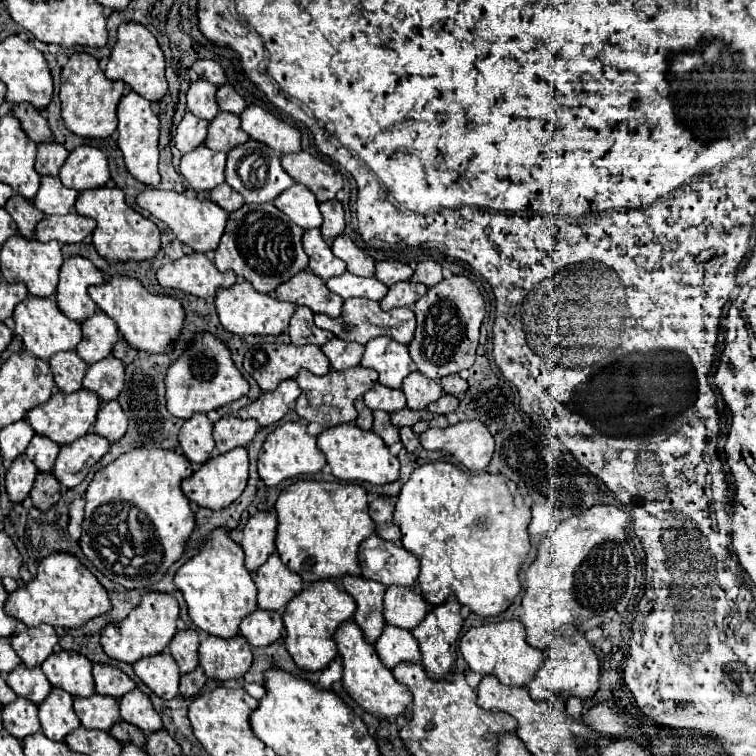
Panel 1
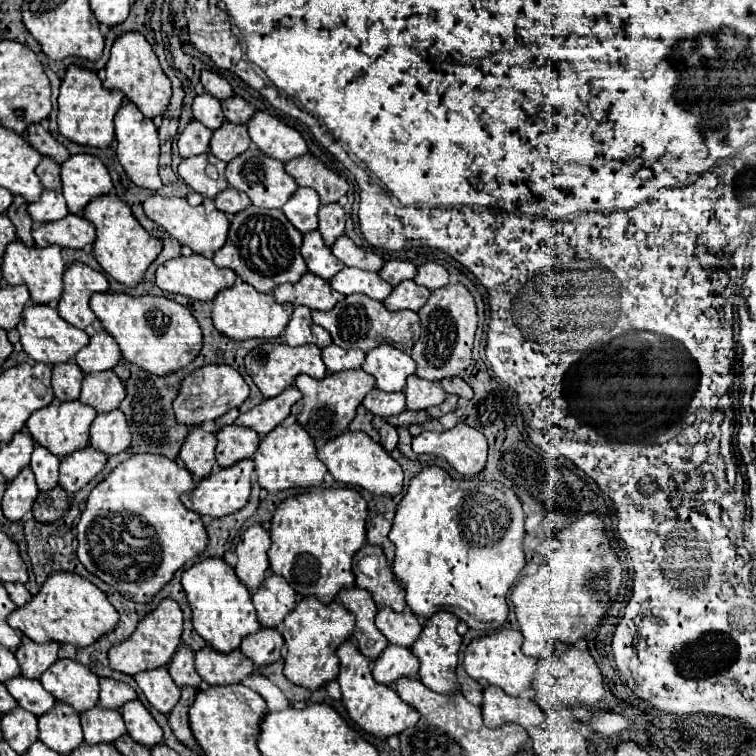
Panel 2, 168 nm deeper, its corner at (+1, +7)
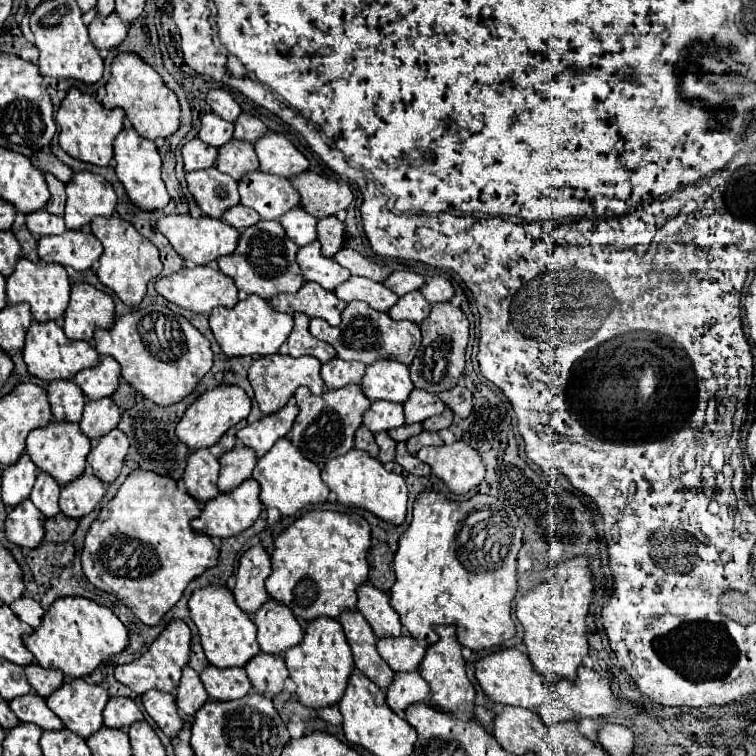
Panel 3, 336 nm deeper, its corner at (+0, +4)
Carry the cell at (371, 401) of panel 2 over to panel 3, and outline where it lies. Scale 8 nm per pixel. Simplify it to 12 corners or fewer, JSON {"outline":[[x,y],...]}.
{"outline":[[375,401],[363,415],[373,433],[401,427],[403,405]]}

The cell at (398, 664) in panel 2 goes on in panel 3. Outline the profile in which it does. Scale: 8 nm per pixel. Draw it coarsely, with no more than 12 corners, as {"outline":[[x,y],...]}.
{"outline":[[399,671],[387,687],[387,705],[405,707],[429,699],[419,671]]}

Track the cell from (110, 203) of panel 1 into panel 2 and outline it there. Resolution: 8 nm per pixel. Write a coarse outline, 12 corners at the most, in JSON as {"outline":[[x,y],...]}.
{"outline":[[118,196],[84,208],[96,226],[94,256],[136,288],[162,242]]}

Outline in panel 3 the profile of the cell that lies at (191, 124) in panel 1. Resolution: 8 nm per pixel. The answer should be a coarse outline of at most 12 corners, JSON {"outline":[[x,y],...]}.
{"outline":[[195,137],[183,145],[185,171],[207,169],[217,149]]}

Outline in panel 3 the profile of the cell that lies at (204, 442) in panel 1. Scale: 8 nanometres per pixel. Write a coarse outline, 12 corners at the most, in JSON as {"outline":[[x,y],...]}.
{"outline":[[207,447],[187,457],[183,483],[195,499],[219,493],[217,457]]}

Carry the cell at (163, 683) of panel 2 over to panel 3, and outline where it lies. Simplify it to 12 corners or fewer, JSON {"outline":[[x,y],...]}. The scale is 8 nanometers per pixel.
{"outline":[[149,689],[143,707],[167,737],[183,721],[171,693]]}

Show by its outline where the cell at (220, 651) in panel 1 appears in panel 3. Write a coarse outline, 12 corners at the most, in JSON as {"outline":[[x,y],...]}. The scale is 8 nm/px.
{"outline":[[207,665],[201,681],[211,699],[241,699],[251,691],[243,667]]}

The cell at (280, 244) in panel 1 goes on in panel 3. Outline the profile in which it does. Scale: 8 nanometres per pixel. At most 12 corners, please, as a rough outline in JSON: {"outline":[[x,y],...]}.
{"outline":[[279,221],[241,233],[217,265],[269,301],[303,285],[299,247]]}

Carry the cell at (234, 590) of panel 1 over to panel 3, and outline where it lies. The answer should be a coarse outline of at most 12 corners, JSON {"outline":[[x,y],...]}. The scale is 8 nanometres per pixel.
{"outline":[[223,585],[195,589],[191,619],[215,667],[259,653],[257,627]]}

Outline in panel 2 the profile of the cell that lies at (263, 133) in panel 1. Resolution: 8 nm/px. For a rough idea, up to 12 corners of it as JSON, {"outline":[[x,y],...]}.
{"outline":[[268,112],[248,132],[260,152],[280,162],[308,152],[302,136]]}

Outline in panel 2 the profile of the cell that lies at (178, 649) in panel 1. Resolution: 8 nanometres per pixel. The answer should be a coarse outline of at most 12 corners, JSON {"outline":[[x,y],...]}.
{"outline":[[180,646],[168,672],[178,688],[200,688],[194,652]]}

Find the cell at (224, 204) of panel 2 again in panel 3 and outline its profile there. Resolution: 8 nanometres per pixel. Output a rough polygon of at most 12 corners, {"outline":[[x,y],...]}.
{"outline":[[235,205],[223,217],[235,229],[245,229],[261,217],[257,211]]}

